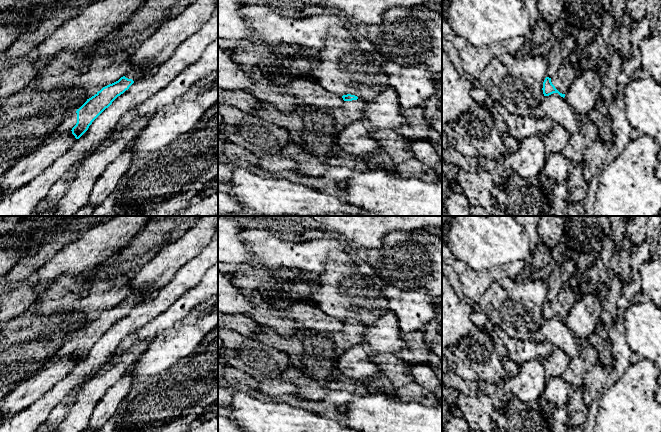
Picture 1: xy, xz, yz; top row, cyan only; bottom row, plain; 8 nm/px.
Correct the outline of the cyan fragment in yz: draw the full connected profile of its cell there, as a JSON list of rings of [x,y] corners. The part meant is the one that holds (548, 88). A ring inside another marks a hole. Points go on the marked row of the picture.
[[[564,61],[564,63],[559,67],[555,78],[545,78],[542,88],[544,96],[558,93],[564,98],[570,86],[576,79],[576,76],[577,73],[573,66],[569,62]]]

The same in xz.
[[[351,94],[343,95],[342,98],[345,101],[344,105],[333,108],[334,118],[338,124],[345,126],[358,121],[365,122],[364,109],[368,101]]]

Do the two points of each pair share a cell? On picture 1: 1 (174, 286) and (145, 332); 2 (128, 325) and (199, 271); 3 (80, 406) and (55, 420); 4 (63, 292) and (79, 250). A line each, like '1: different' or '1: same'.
1: different
2: same
3: different
4: different

